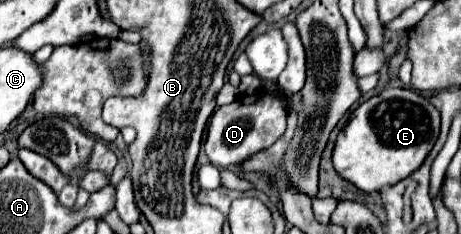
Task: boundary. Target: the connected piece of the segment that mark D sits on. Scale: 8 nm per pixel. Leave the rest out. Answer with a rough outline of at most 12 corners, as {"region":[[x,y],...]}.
{"region":[[271,93],[219,107],[203,145],[215,167],[271,147],[287,109]]}

